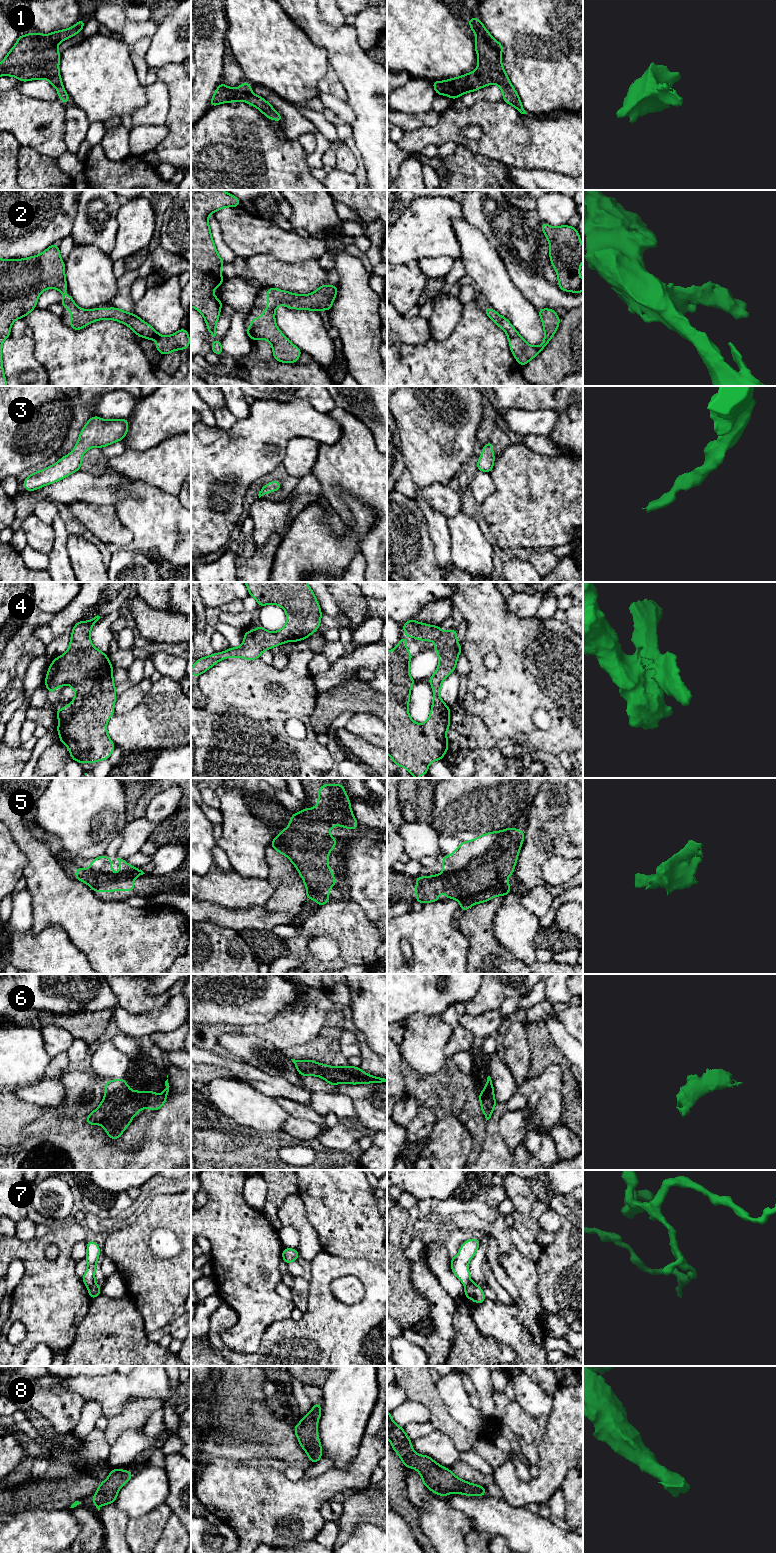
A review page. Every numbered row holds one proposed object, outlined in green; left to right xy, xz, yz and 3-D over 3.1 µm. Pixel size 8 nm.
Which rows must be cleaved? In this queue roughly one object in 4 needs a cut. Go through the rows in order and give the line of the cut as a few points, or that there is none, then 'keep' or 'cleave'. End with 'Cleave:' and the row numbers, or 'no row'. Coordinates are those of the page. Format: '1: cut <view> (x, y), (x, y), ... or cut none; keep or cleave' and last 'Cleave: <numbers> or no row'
1: cut none; keep
2: cut none; keep
3: cut none; keep
4: cut none; keep
5: cut none; keep
6: cut none; keep
7: cut xy (94, 1282), (88, 1287); cleave
8: cut none; keep
Cleave: 7

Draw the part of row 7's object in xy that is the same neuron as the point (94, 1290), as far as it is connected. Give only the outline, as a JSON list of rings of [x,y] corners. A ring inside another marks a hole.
[[[96,1283],[88,1287],[88,1293],[91,1299],[98,1297],[101,1294],[101,1287]]]

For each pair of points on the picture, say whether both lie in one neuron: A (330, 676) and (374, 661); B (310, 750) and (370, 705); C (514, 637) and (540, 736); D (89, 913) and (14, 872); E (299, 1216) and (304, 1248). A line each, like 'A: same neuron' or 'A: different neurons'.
A: same neuron
B: different neurons
C: same neuron
D: different neurons
E: same neuron

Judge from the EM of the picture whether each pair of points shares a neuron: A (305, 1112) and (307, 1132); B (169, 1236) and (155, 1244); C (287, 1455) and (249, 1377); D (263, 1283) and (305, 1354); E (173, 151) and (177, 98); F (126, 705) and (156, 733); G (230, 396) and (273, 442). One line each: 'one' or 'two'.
A: two
B: one
C: one
D: two
E: one
F: two
G: two

